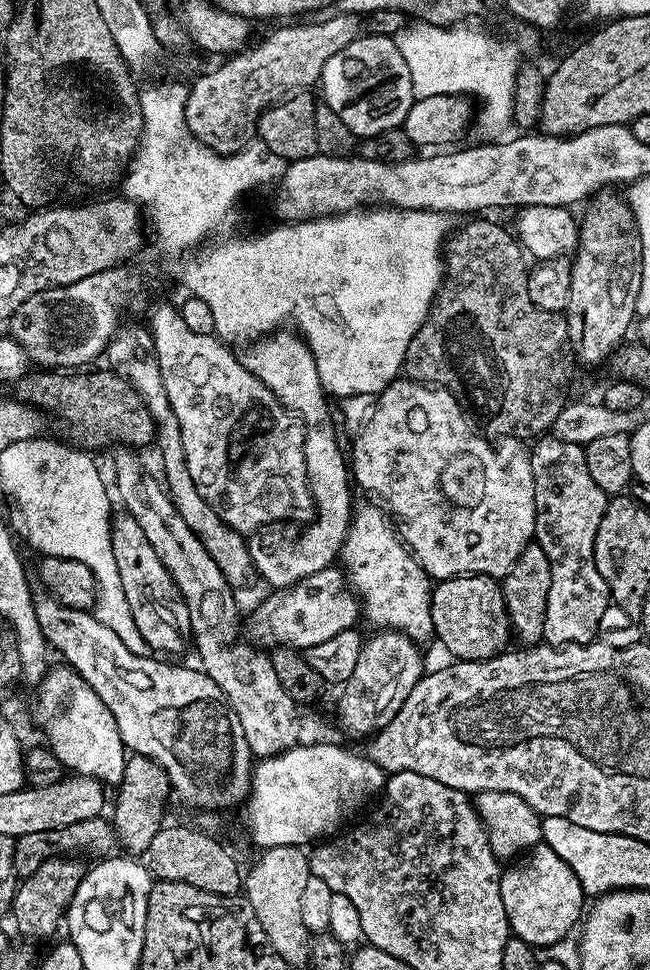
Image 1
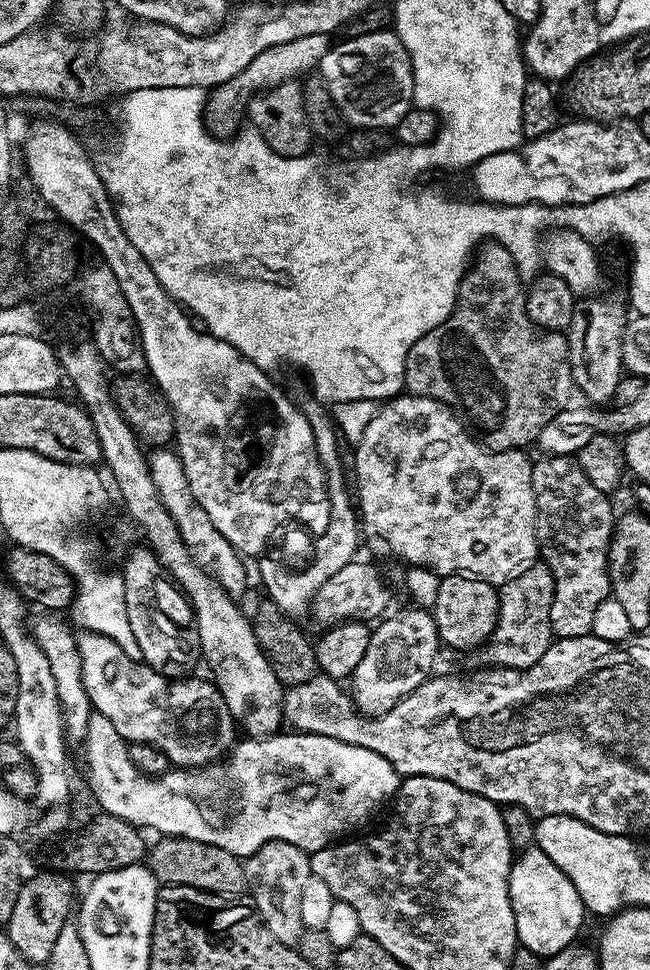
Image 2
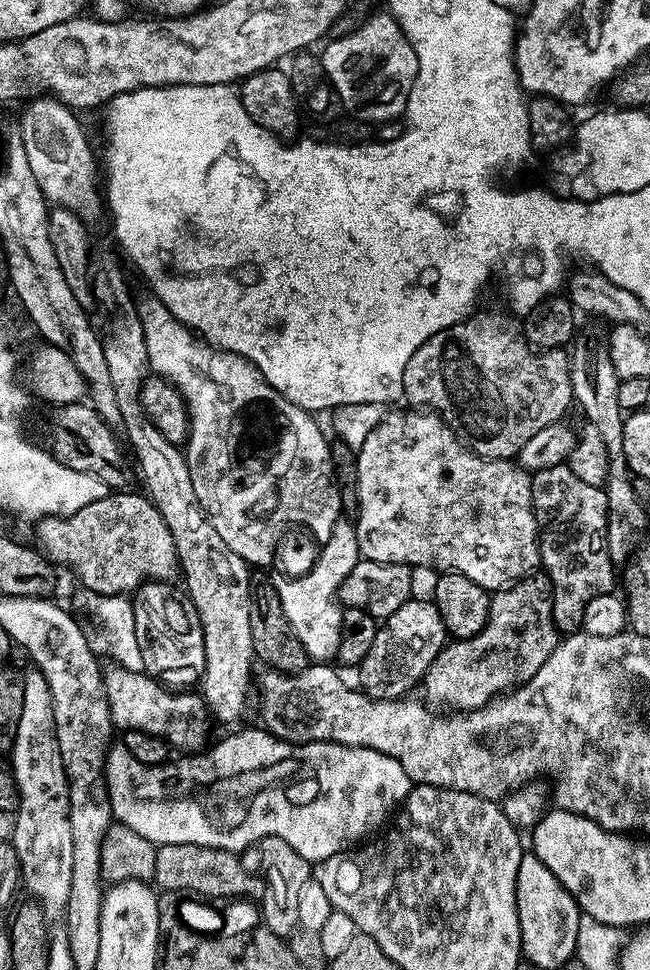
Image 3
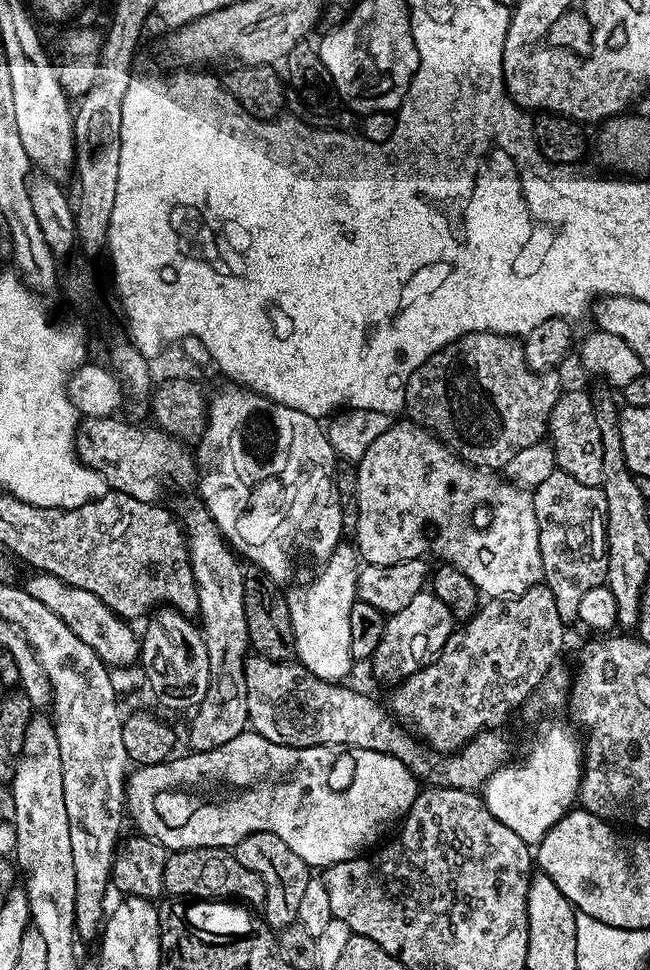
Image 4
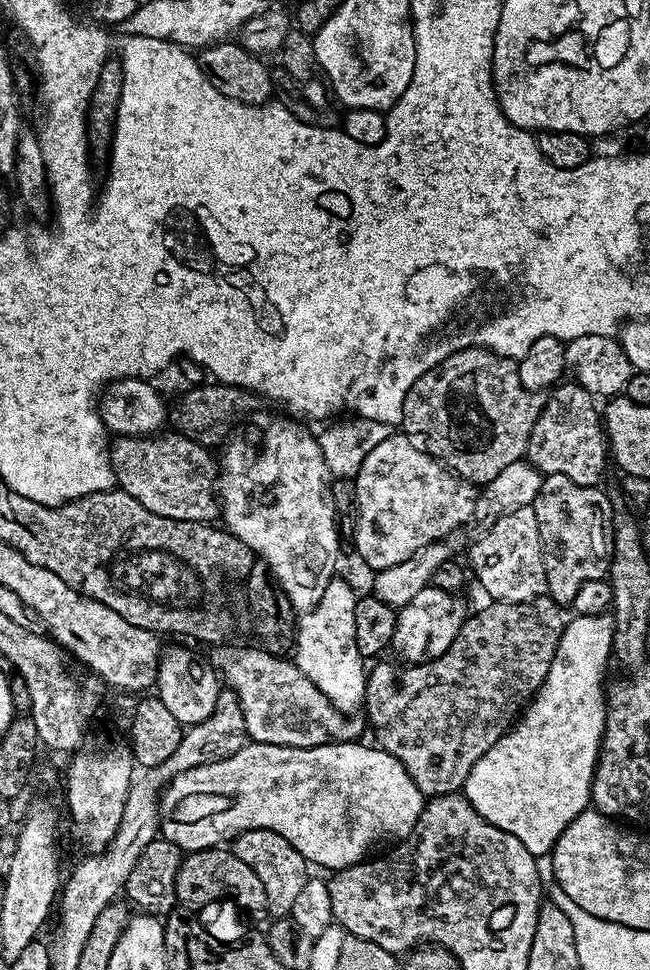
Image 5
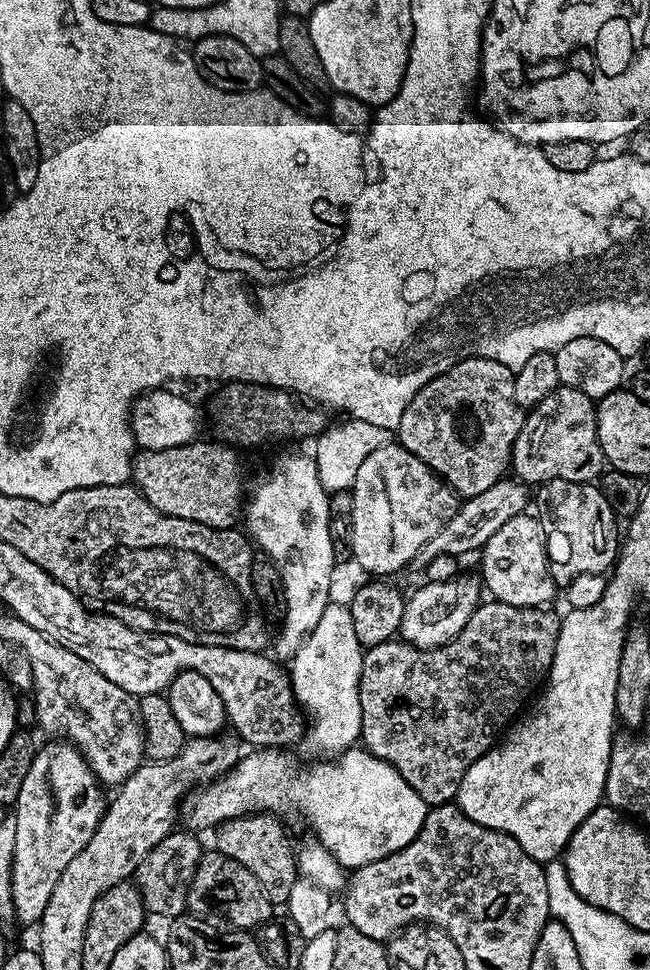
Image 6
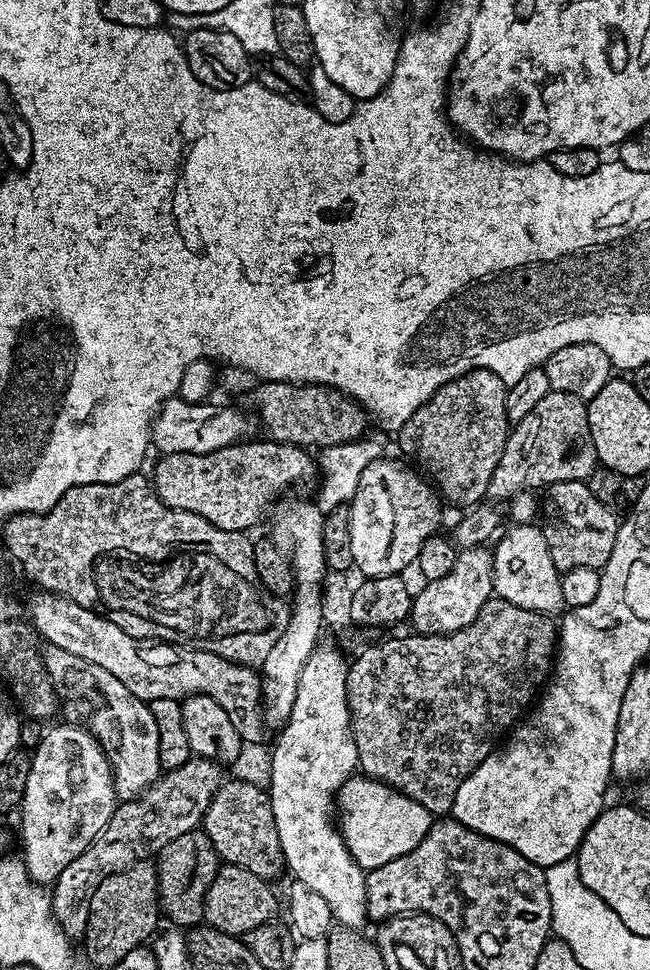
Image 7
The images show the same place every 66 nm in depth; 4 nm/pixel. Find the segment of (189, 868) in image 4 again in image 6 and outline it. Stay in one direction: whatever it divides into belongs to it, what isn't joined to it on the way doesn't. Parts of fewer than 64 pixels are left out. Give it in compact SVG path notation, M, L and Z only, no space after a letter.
M215 850L205 851L201 855L194 878L188 887L189 913L217 912L227 917L237 929L256 930L267 920L273 919L272 908L273 901L268 899L268 892L262 886L262 882L258 882L258 878L254 878L254 874L250 874L250 870L242 866L242 862L234 862L234 858L226 858L226 854Z

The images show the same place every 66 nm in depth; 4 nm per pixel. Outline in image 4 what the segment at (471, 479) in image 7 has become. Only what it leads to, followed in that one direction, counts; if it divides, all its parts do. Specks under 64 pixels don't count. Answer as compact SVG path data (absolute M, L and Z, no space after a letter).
M468 332L410 374L403 411L411 423L427 428L473 468L502 470L514 454L545 439L548 415L562 391L556 375L555 371L535 372L526 362L519 339Z

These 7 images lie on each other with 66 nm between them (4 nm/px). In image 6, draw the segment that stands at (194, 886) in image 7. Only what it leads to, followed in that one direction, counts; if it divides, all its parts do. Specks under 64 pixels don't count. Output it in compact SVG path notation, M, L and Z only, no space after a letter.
M174 830L142 862L134 873L134 883L142 894L142 902L149 913L156 916L175 918L185 915L188 907L188 887L196 873L196 867L202 855L202 847L195 840L193 833L188 830Z

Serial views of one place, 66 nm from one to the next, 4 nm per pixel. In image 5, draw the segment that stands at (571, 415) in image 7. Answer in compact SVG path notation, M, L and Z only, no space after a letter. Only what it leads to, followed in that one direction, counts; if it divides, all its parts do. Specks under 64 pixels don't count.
M575 382L555 385L547 393L544 408L538 414L538 422L534 422L526 459L544 476L562 474L570 478L570 482L597 487L604 476L604 467L610 464L608 441L604 435L597 397Z

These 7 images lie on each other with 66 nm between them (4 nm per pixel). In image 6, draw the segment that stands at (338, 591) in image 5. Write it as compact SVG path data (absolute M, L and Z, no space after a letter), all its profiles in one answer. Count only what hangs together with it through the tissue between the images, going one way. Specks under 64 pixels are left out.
M329 603L326 610L322 610L322 618L314 630L302 642L296 655L290 661L290 679L292 692L296 695L296 703L312 719L312 725L307 725L302 736L302 745L308 752L313 752L316 758L332 758L341 752L348 751L360 740L362 726L362 702L360 701L360 675L365 649L358 642L358 634L354 634L354 618L350 618L347 605Z

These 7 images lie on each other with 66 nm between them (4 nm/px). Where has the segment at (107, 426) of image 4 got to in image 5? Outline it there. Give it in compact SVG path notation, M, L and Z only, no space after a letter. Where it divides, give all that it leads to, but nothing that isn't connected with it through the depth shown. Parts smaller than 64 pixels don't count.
M171 434L164 436L121 436L113 439L110 444L112 469L116 472L116 483L119 491L130 494L134 502L142 502L146 510L158 514L162 518L174 518L186 522L212 522L221 515L218 499L218 460L211 456L209 449L192 440L188 436Z

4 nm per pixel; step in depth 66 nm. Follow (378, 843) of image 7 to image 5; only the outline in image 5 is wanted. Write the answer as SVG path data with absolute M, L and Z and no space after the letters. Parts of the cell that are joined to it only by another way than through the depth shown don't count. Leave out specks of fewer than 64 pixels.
M255 742L243 744L237 752L230 754L228 758L222 758L218 762L210 762L202 766L194 766L171 780L158 800L160 806L159 835L163 839L174 842L181 850L195 850L224 846L246 830L265 828L274 830L274 834L282 834L282 838L286 838L286 842L290 842L290 846L294 846L294 850L298 850L298 854L302 854L309 865L321 864L322 867L328 868L327 870L339 870L348 868L352 864L358 864L369 855L368 848L374 847L379 840L393 839L392 841L395 841L397 838L409 836L426 803L425 796L420 793L418 786L414 786L414 778L410 778L410 774L406 774L402 762L398 762L398 758L394 758L379 746L371 747L367 748L364 742L333 742L319 744L313 748L291 748L290 746L274 746Z

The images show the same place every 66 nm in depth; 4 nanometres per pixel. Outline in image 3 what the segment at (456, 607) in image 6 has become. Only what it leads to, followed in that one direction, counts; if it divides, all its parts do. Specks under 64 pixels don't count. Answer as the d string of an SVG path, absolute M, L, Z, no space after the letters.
M431 599L408 600L398 610L377 627L374 642L366 658L358 666L360 684L364 695L373 700L394 700L409 695L412 687L419 685L434 662L434 658L444 649L446 633L442 614L438 614Z

